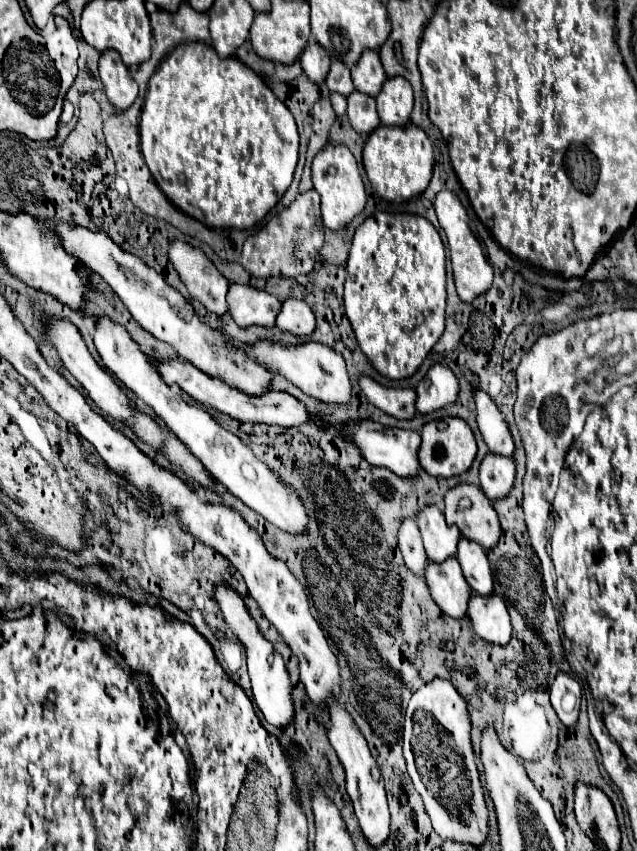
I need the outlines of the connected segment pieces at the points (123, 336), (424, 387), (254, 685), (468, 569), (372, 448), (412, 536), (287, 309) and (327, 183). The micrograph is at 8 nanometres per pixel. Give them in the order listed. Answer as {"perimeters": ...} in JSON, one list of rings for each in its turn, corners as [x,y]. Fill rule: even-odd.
{"perimeters":[[[[109,317],[97,319],[95,325],[95,347],[103,359],[103,365],[127,387],[131,389],[141,401],[145,401],[155,415],[159,415],[165,425],[175,433],[181,435],[181,441],[193,451],[193,455],[199,455],[207,471],[227,487],[237,499],[241,499],[249,509],[265,517],[269,523],[279,527],[281,531],[289,535],[303,535],[307,531],[307,511],[297,491],[289,483],[283,483],[275,471],[271,471],[263,461],[259,461],[253,451],[233,433],[223,429],[209,413],[195,405],[187,405],[187,401],[175,393],[159,375],[153,371],[153,367],[147,361],[147,355],[141,351],[141,347],[131,339],[127,329],[119,323],[113,323]]],[[[433,365],[417,387],[417,411],[433,413],[453,405],[459,395],[459,381],[447,365]]],[[[225,585],[217,587],[217,601],[219,601],[219,607],[223,611],[225,623],[233,629],[233,633],[237,633],[237,637],[245,645],[247,667],[249,667],[249,679],[251,679],[251,691],[253,691],[255,705],[259,707],[259,711],[263,713],[263,717],[265,717],[267,723],[271,723],[271,725],[275,725],[279,729],[289,727],[293,723],[293,719],[295,719],[295,705],[293,705],[293,695],[291,695],[293,687],[291,687],[289,673],[287,673],[283,657],[261,635],[261,631],[253,623],[253,617],[247,611],[243,599],[235,591],[229,591]]],[[[461,539],[457,559],[459,559],[463,575],[469,581],[469,585],[473,587],[473,591],[479,595],[485,595],[485,597],[491,595],[493,593],[493,575],[491,575],[491,567],[489,567],[485,549],[481,545],[477,545],[475,541]]],[[[359,421],[359,423],[349,423],[343,425],[341,431],[351,437],[353,445],[363,453],[363,457],[375,465],[375,467],[385,467],[391,469],[399,477],[417,477],[421,465],[419,465],[419,445],[421,445],[421,435],[415,431],[405,431],[405,429],[391,429],[383,427],[373,421]]],[[[405,519],[405,523],[401,523],[401,531],[399,531],[399,549],[403,553],[405,565],[419,577],[423,577],[425,567],[429,565],[429,557],[425,553],[425,547],[421,543],[421,535],[419,529],[415,525],[413,519]]],[[[287,299],[277,317],[277,327],[283,333],[305,337],[315,331],[315,315],[305,301]]],[[[329,143],[313,161],[313,185],[317,193],[321,195],[321,219],[323,225],[331,231],[343,229],[353,221],[355,215],[359,215],[367,203],[365,185],[361,181],[361,173],[357,167],[357,161],[353,153],[347,147],[341,147],[337,143]]]]}

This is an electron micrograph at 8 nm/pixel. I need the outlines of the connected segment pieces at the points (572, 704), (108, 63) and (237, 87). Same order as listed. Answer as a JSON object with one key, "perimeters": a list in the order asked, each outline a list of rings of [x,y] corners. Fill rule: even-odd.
{"perimeters":[[[[563,671],[557,673],[557,677],[551,685],[551,705],[557,711],[557,715],[565,727],[575,725],[577,715],[579,715],[579,703],[581,703],[579,683]]],[[[113,49],[101,53],[99,73],[111,105],[123,111],[129,109],[137,97],[137,83],[129,77],[127,67]]],[[[183,43],[181,47],[177,47],[173,53],[169,53],[163,59],[157,73],[149,81],[149,93],[145,97],[141,123],[139,123],[139,135],[141,135],[141,153],[145,157],[145,163],[153,175],[153,179],[157,181],[159,189],[167,195],[167,199],[179,211],[201,221],[203,225],[207,225],[211,229],[249,229],[257,221],[261,221],[289,189],[295,167],[297,167],[297,159],[299,159],[299,133],[297,133],[297,125],[295,125],[293,115],[289,115],[289,109],[273,95],[273,91],[263,83],[263,79],[253,69],[249,69],[247,65],[243,65],[235,57],[221,59],[213,51],[213,47],[209,47],[205,43]],[[177,173],[183,173],[187,177],[185,185],[177,183]]]]}

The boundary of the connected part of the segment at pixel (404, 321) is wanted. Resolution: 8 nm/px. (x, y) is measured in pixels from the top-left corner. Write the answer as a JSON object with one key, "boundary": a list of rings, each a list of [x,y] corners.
{"boundary":[[[375,213],[359,225],[347,261],[345,313],[359,349],[383,377],[407,379],[421,367],[445,327],[445,247],[427,219],[409,213]]]}

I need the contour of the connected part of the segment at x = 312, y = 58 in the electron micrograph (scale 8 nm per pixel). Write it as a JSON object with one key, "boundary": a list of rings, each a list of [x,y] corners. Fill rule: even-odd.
{"boundary":[[[313,39],[303,55],[299,57],[299,63],[303,67],[303,73],[313,81],[313,83],[323,83],[327,73],[329,73],[329,67],[331,67],[331,57],[329,53]]]}

